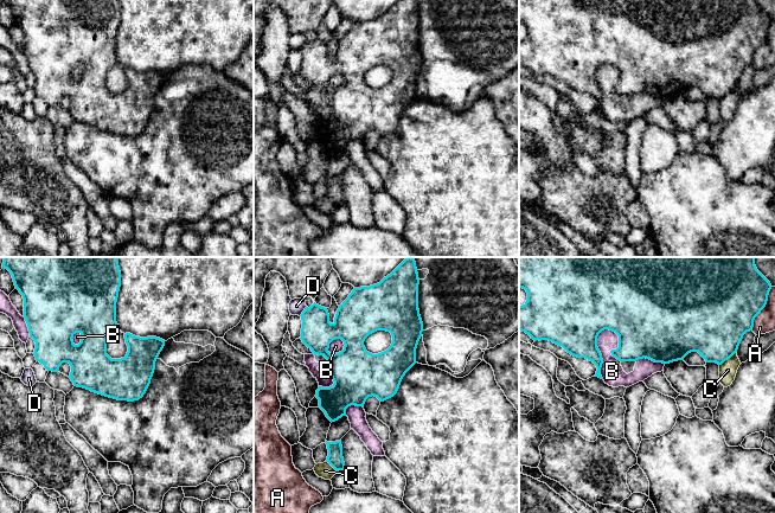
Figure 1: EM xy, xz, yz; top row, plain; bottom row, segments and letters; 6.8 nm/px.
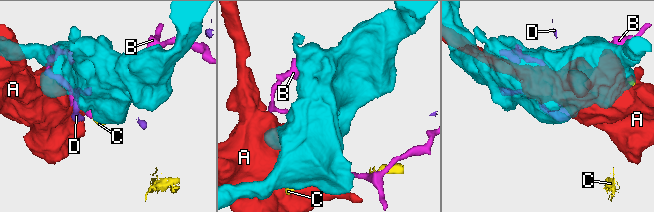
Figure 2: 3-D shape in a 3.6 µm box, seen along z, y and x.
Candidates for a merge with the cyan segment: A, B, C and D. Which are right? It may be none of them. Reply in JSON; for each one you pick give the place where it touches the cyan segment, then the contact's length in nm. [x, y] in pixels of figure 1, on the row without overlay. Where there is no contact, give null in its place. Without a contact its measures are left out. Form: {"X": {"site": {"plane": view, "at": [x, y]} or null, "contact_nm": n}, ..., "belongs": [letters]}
{"belongs": []}

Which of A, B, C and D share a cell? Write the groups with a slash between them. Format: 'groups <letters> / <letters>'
groups A / B / C / D

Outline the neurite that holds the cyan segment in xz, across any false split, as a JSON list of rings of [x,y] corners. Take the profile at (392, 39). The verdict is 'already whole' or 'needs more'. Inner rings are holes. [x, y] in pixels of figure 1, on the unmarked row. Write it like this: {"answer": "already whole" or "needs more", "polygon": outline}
{"answer": "already whole", "polygon": [[[398,0],[379,18],[370,21],[354,23],[339,40],[334,57],[329,57],[327,43],[315,37],[302,46],[301,75],[314,90],[324,90],[331,103],[334,118],[329,122],[319,121],[315,132],[319,142],[331,156],[346,150],[351,140],[363,141],[369,132],[384,136],[393,132],[405,108],[416,98],[416,83],[423,66],[423,57],[418,44],[418,7],[416,0]],[[386,65],[392,70],[391,81],[378,89],[372,89],[364,81],[365,73],[377,66]],[[341,73],[344,84],[339,88],[328,86],[329,78]]]}

